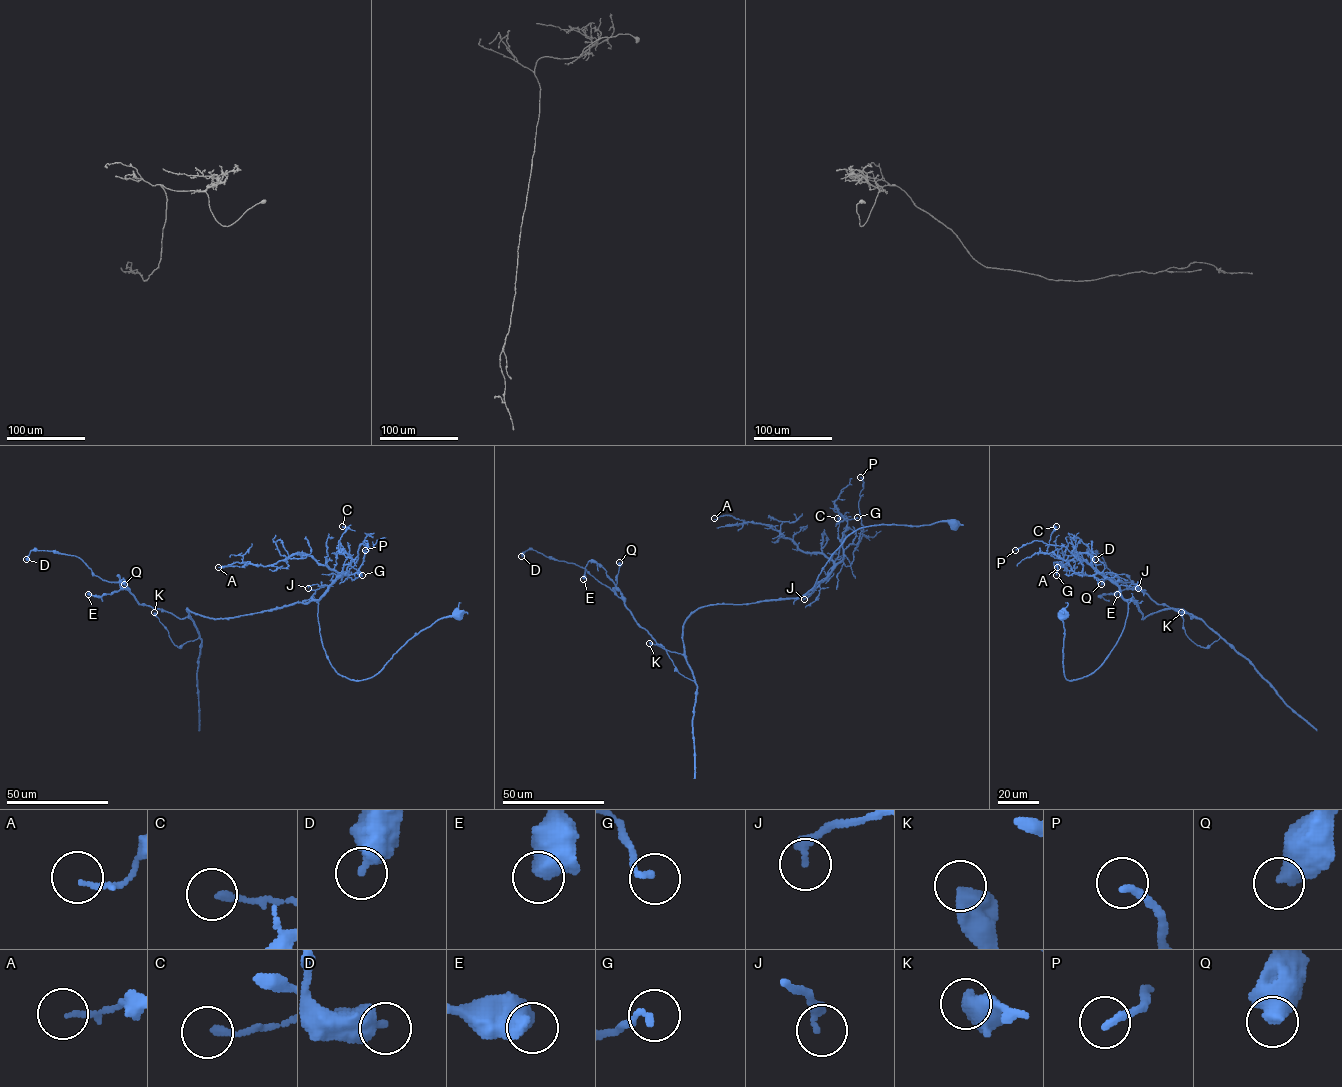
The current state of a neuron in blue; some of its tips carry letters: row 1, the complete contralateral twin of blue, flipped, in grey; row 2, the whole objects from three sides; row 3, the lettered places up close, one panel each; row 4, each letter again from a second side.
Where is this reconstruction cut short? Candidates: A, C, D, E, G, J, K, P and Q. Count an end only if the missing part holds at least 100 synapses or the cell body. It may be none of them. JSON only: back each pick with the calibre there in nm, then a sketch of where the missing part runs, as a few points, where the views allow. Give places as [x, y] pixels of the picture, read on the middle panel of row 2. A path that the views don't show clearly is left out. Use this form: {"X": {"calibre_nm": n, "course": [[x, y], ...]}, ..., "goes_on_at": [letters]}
{"goes_on_at": []}

